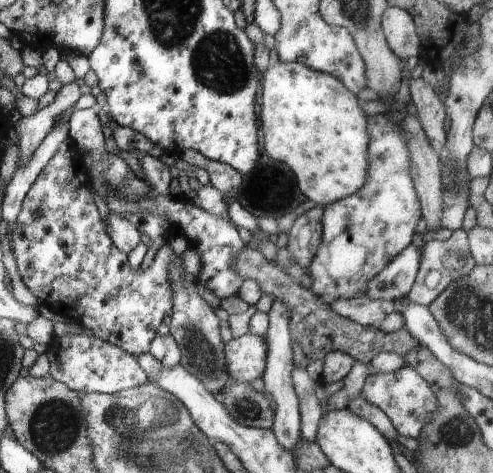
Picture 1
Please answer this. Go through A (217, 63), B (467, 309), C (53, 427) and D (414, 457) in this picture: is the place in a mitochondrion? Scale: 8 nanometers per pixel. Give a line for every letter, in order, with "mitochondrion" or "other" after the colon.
A: mitochondrion
B: mitochondrion
C: mitochondrion
D: other

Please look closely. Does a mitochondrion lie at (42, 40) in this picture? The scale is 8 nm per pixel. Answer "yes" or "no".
no

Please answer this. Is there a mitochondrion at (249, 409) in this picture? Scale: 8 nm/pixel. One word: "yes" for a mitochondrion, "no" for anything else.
yes

